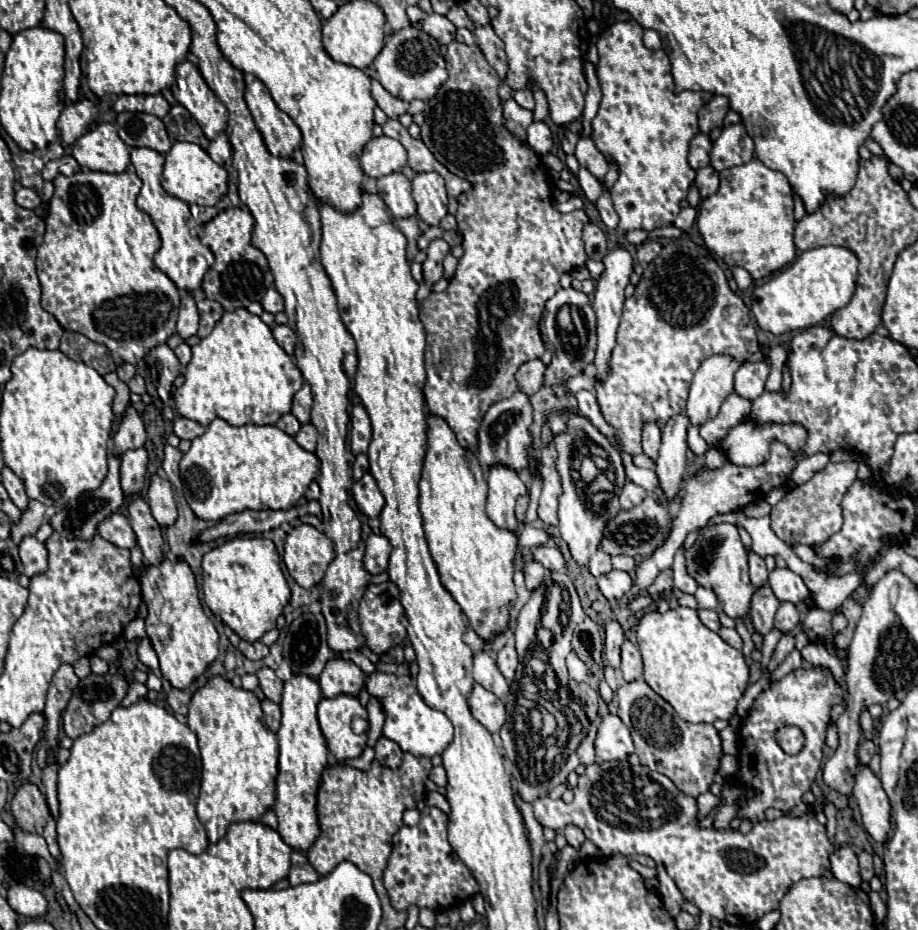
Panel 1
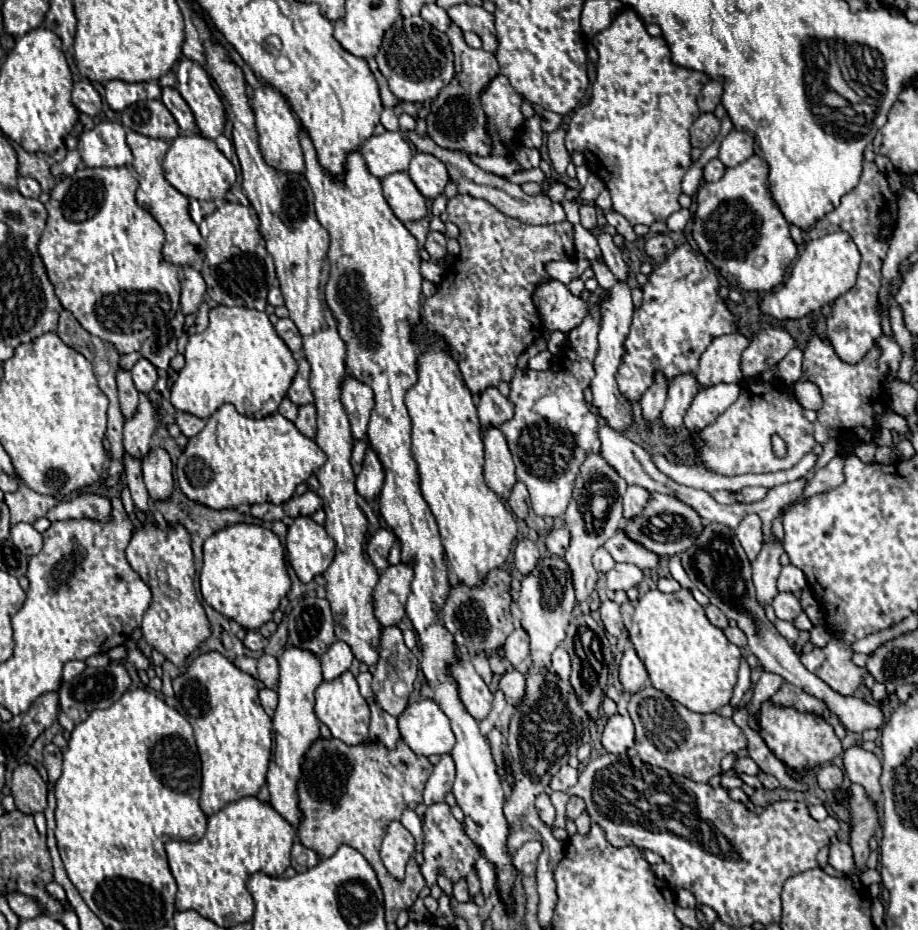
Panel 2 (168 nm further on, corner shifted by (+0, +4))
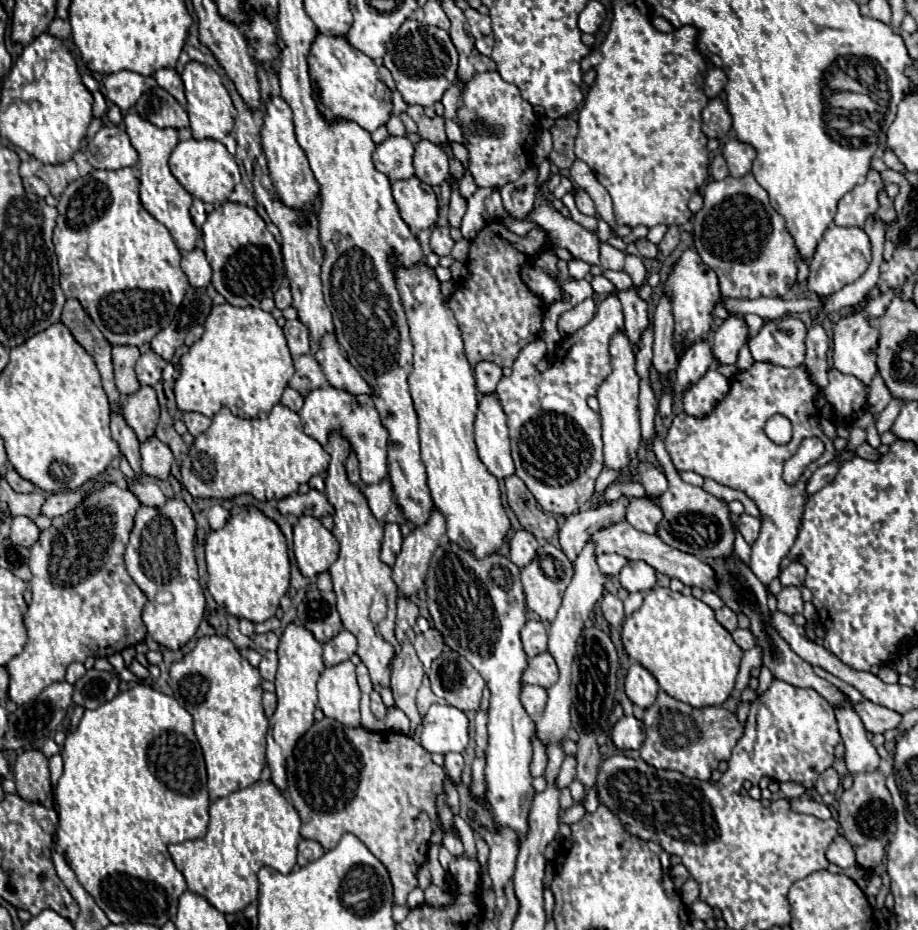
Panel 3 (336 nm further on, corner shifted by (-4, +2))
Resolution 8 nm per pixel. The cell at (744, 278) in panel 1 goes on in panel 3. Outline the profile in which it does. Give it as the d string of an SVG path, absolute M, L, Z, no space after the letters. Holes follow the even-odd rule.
M730 313L733 316L738 318L742 318L746 324L749 326L749 338L755 337L760 329L762 328L764 321L758 315L748 315L748 314L740 314L740 313Z

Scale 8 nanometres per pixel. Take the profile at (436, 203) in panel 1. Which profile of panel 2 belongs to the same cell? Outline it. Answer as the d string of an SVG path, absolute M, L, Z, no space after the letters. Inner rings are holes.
M424 152L414 154L408 174L416 184L416 188L420 190L420 194L428 200L438 198L450 180L446 166L432 154L424 154Z

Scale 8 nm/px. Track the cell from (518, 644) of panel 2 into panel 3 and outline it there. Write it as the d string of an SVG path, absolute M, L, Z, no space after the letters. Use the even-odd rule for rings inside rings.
M542 620L526 622L526 626L522 628L522 644L524 644L526 654L532 658L536 654L546 652L546 642L548 642L546 622L542 622Z

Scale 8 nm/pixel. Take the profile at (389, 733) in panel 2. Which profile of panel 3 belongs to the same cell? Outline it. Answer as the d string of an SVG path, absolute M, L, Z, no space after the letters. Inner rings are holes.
M376 690L370 692L370 710L372 710L372 714L374 714L376 718L384 720L384 716L386 716L386 708L384 708L384 702L382 702L382 698L380 698L380 694L378 694Z

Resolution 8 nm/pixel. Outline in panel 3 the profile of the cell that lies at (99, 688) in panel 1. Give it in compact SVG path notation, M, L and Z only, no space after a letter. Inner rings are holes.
M92 668L74 684L74 704L96 708L118 694L118 684L120 678L116 674Z

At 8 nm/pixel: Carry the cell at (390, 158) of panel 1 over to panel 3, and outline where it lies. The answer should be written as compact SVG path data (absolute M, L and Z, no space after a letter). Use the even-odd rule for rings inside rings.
M380 126L376 132L372 132L372 138L378 144L378 148L374 152L376 170L390 176L390 182L412 178L414 176L414 166L412 166L414 144L408 138L396 138L396 136L388 138L388 136L390 134L384 126Z

